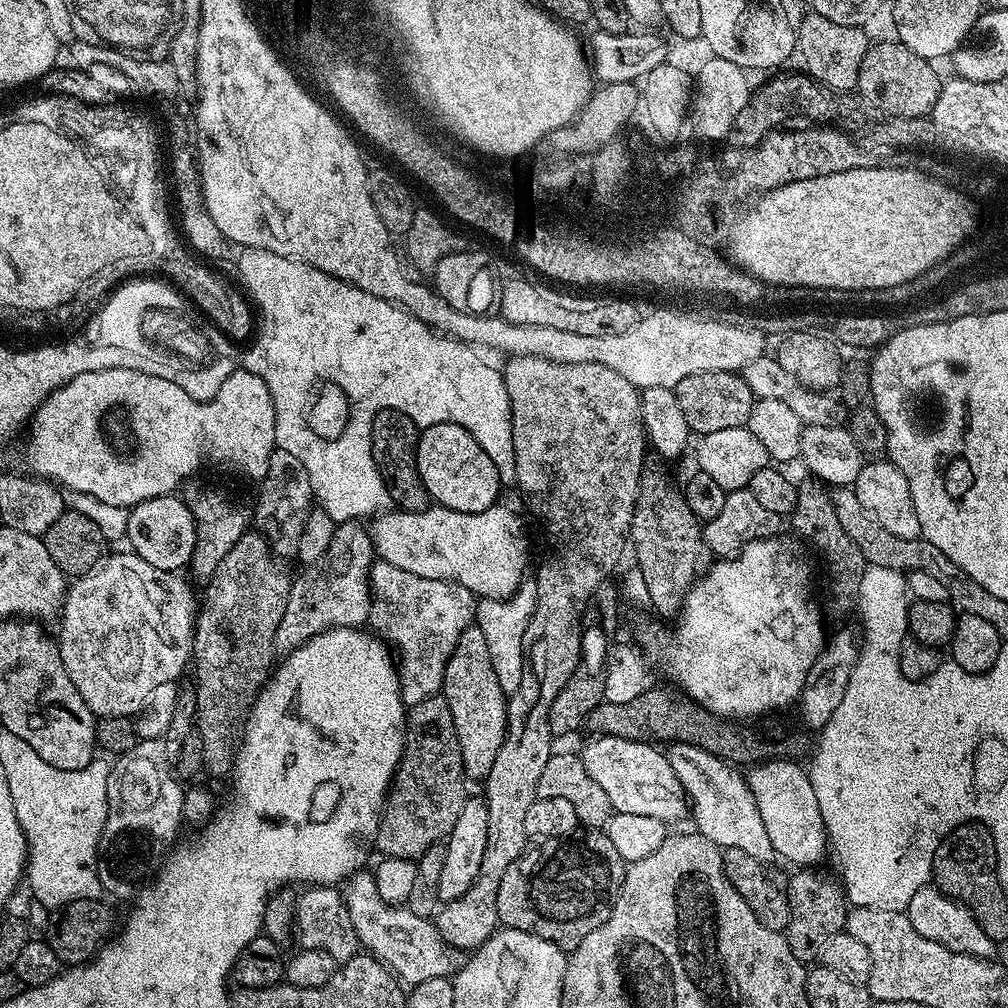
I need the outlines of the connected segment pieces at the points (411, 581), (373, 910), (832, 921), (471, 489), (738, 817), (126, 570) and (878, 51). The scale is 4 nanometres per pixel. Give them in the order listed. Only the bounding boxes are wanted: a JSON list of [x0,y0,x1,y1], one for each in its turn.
[[367,559,478,706],[342,871,465,985],[786,867,850,962],[416,424,502,514],[666,744,774,864],[58,550,197,718],[856,42,941,118]]

